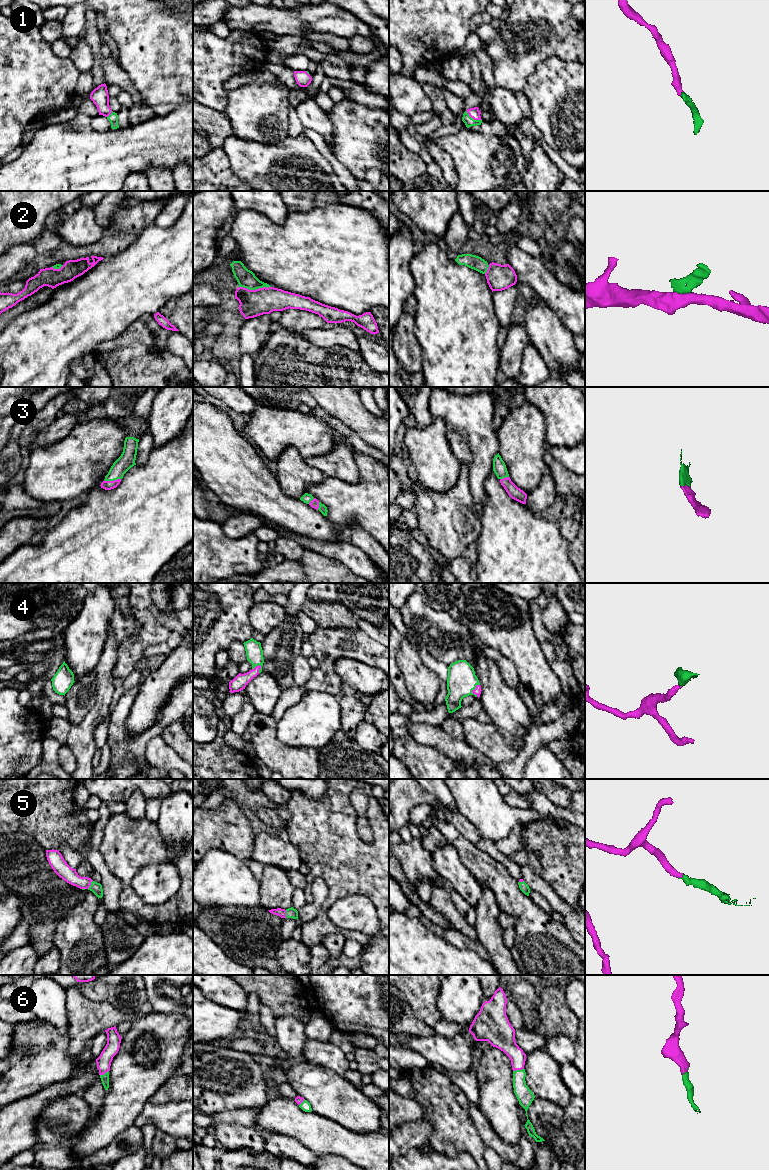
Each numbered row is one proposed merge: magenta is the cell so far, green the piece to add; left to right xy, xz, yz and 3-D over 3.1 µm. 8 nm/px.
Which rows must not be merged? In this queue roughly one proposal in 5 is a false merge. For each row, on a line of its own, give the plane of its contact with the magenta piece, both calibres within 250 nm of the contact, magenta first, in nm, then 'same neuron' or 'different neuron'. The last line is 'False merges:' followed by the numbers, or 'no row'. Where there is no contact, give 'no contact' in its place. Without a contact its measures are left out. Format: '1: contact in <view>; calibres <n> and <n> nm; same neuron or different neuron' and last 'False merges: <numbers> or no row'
1: contact in yz; calibres 90 and 70 nm; same neuron
2: contact in xz; calibres 220 and 140 nm; different neuron
3: contact in xy; calibres 80 and 130 nm; same neuron
4: contact in yz; calibres 60 and 220 nm; same neuron
5: contact in xy; calibres 120 and 90 nm; same neuron
6: contact in yz; calibres 160 and 130 nm; same neuron
False merges: 2

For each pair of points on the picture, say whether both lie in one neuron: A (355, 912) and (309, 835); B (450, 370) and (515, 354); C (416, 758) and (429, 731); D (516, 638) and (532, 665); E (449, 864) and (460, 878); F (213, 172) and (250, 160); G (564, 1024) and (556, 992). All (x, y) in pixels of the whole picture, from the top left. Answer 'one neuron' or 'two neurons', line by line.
A: two neurons
B: two neurons
C: two neurons
D: one neuron
E: one neuron
F: two neurons
G: one neuron

